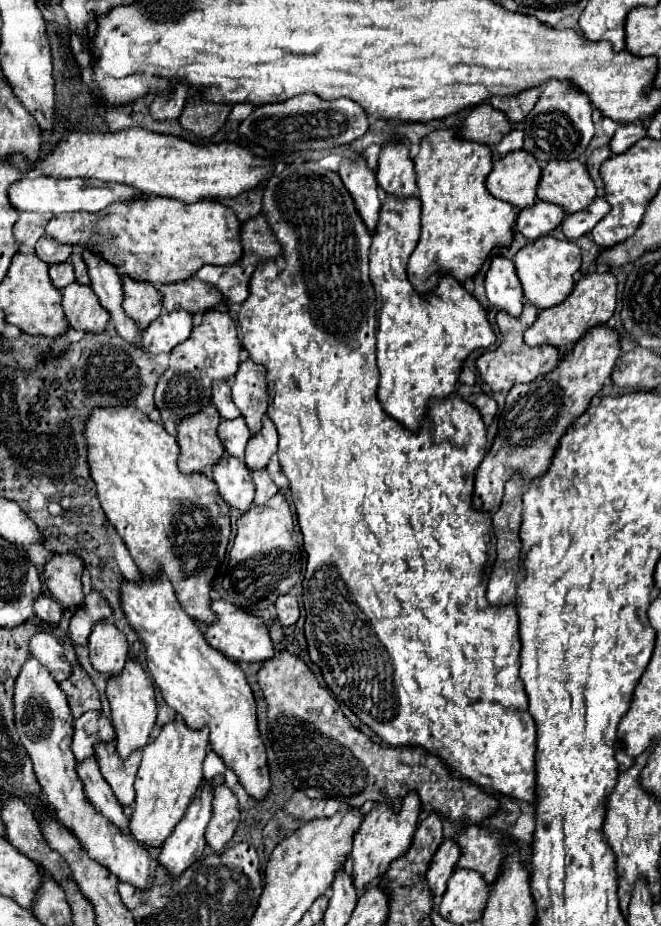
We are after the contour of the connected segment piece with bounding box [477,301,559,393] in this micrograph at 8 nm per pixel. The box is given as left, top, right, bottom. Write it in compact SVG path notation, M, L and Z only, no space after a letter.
M525 301L525 309L521 313L521 317L509 317L507 313L497 313L497 325L501 329L503 341L501 345L493 351L493 353L483 353L477 359L477 369L481 373L481 379L489 385L491 391L501 391L507 393L515 383L531 383L535 377L539 375L547 375L549 371L553 371L559 363L559 351L557 347L551 345L539 345L539 347L529 347L523 341L523 333L525 329L529 329L537 319L537 309Z

